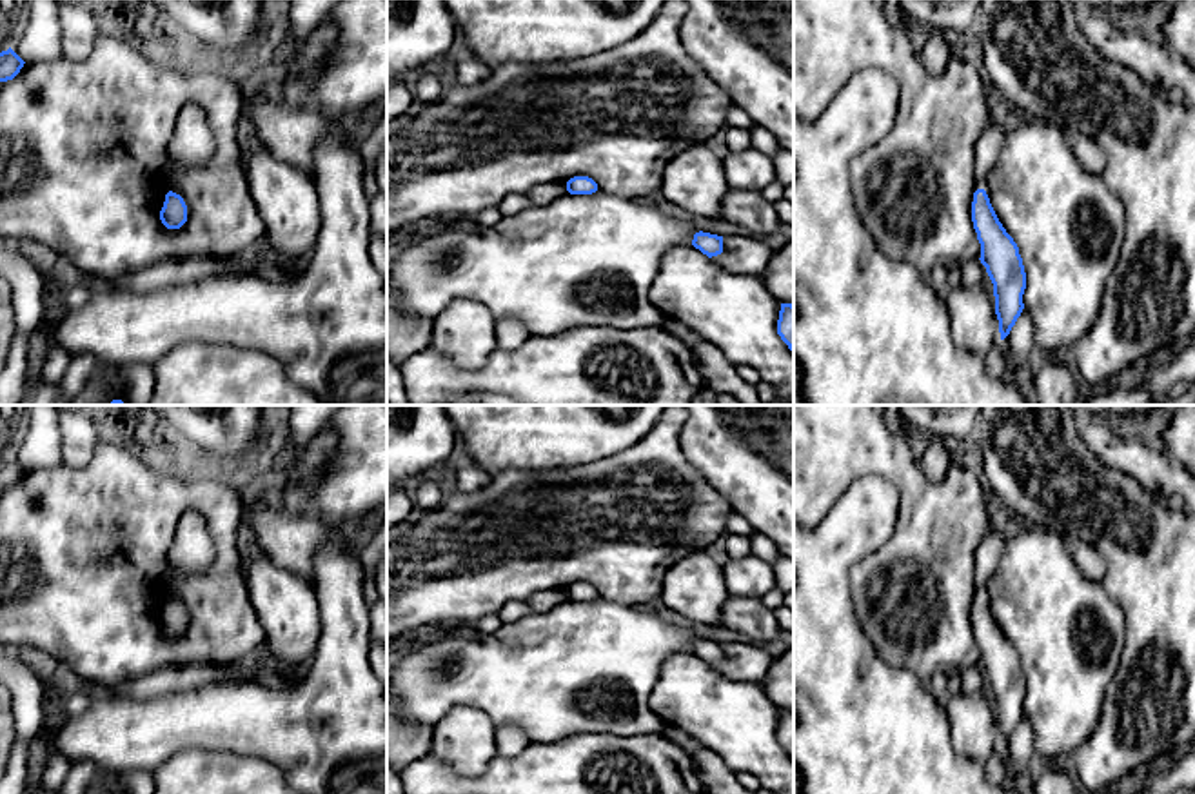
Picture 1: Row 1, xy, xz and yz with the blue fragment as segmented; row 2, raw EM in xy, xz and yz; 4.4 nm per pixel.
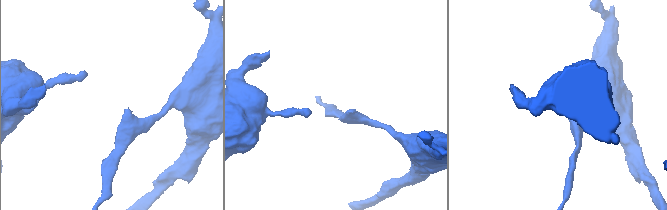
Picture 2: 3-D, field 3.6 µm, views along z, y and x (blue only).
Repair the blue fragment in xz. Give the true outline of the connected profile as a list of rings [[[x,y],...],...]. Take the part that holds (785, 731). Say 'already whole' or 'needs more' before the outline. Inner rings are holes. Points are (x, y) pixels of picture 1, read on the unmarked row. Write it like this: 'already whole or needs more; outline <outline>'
already whole; outline [[[781,710],[777,741],[794,761],[794,712],[792,710]]]

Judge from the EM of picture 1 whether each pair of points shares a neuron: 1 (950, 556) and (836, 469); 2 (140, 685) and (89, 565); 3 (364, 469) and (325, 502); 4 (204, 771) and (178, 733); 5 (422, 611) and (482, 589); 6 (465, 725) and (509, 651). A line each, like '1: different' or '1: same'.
1: same
2: different
3: same
4: different
5: same
6: different

